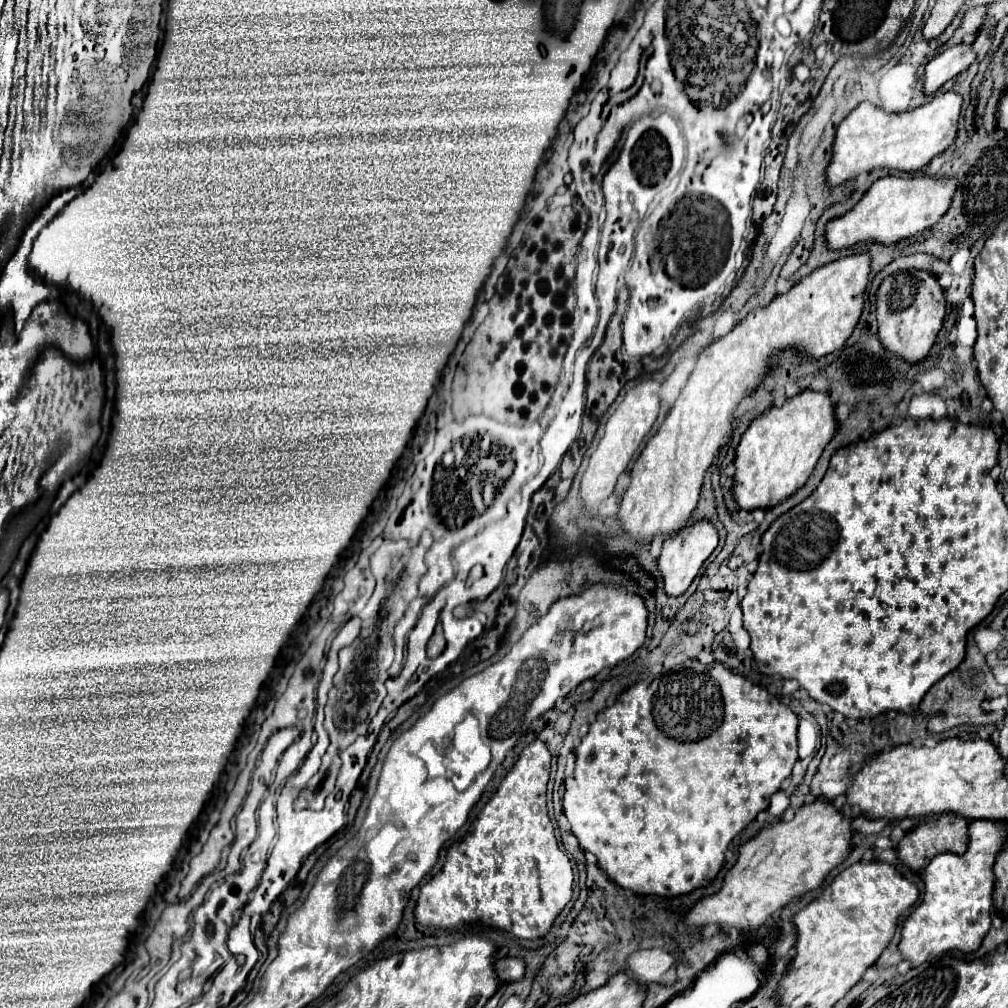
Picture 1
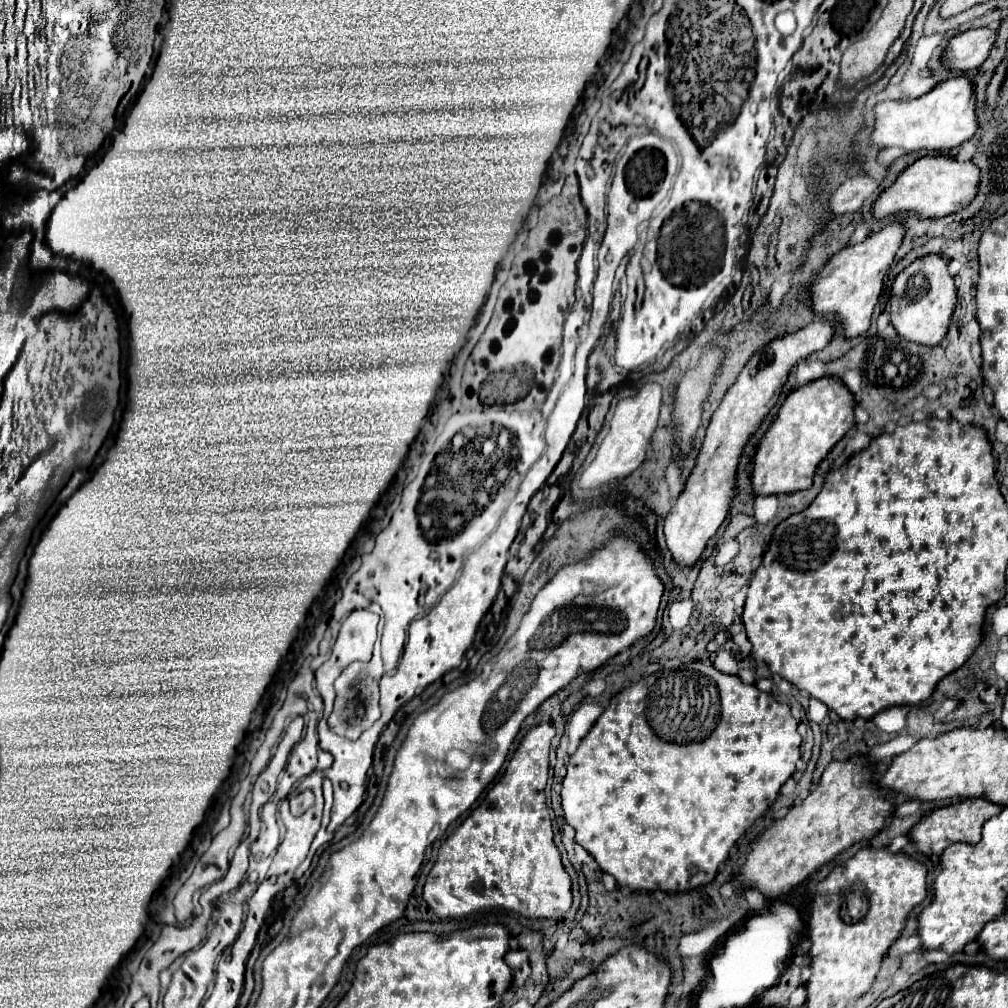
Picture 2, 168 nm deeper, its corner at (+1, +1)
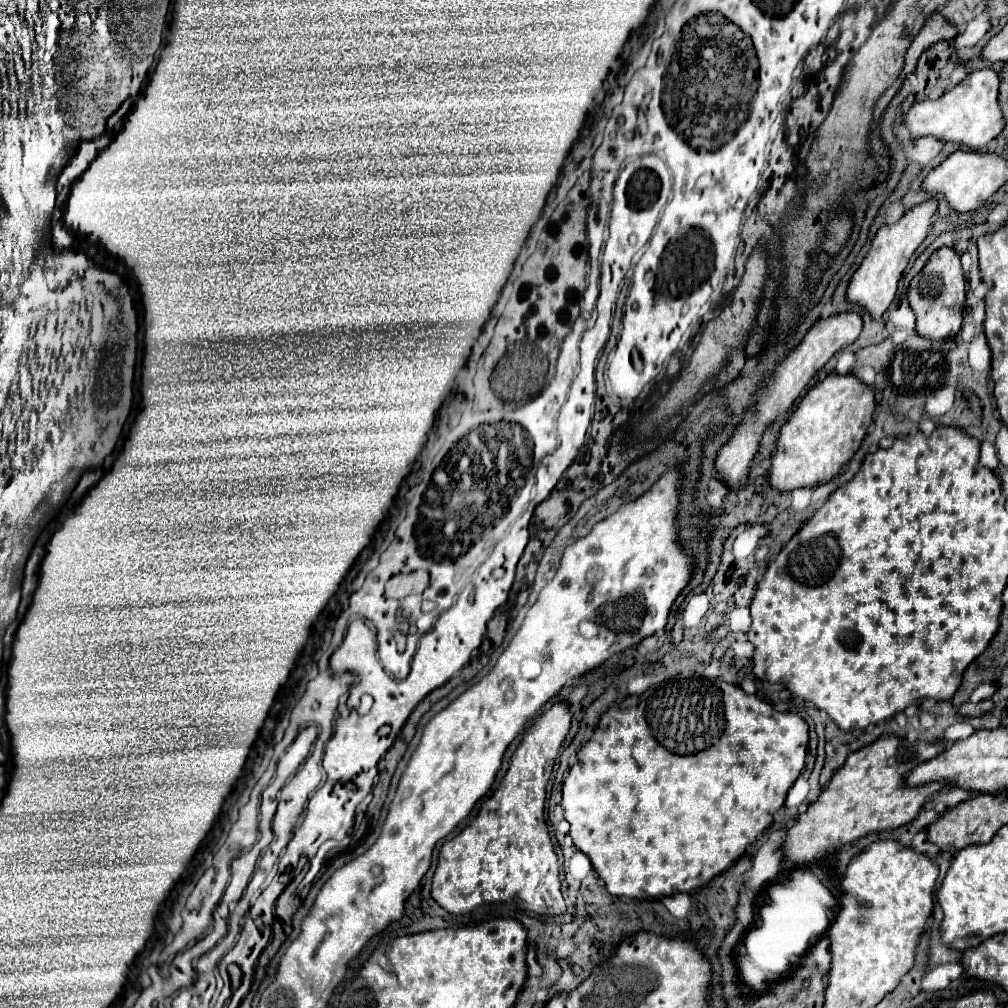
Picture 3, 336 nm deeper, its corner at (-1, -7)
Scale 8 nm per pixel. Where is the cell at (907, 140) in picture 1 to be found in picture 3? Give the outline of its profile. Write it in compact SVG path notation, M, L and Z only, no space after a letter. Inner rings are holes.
M991 68L971 72L963 82L949 88L941 98L913 104L905 116L905 126L911 132L911 138L917 140L923 136L935 136L947 142L957 142L971 150L983 148L1005 128L999 106L999 82L999 74Z

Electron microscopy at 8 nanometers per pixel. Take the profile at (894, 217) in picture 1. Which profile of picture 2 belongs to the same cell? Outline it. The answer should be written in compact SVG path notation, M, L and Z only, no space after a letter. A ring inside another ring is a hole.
M927 154L907 166L897 180L879 194L871 206L871 214L875 220L883 220L897 212L913 212L919 220L943 218L969 204L975 196L977 180L979 172L973 162L955 162L949 154Z

